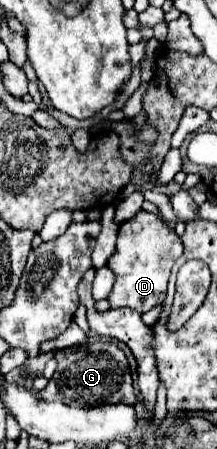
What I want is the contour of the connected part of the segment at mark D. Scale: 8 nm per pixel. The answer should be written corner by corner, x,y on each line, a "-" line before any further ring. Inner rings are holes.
138,211
136,217
120,225
116,249
108,259
108,267
116,275
112,293
108,295
110,307
130,307
138,313
146,313
156,305
162,305
166,299
166,285
172,271
174,261
182,255
182,241
176,231
158,219
154,213

